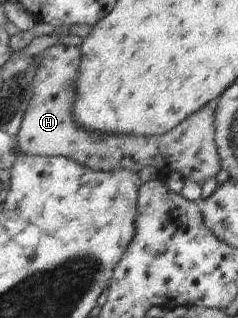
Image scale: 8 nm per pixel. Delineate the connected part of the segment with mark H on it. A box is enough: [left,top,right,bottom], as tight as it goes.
[16,43,222,184]

